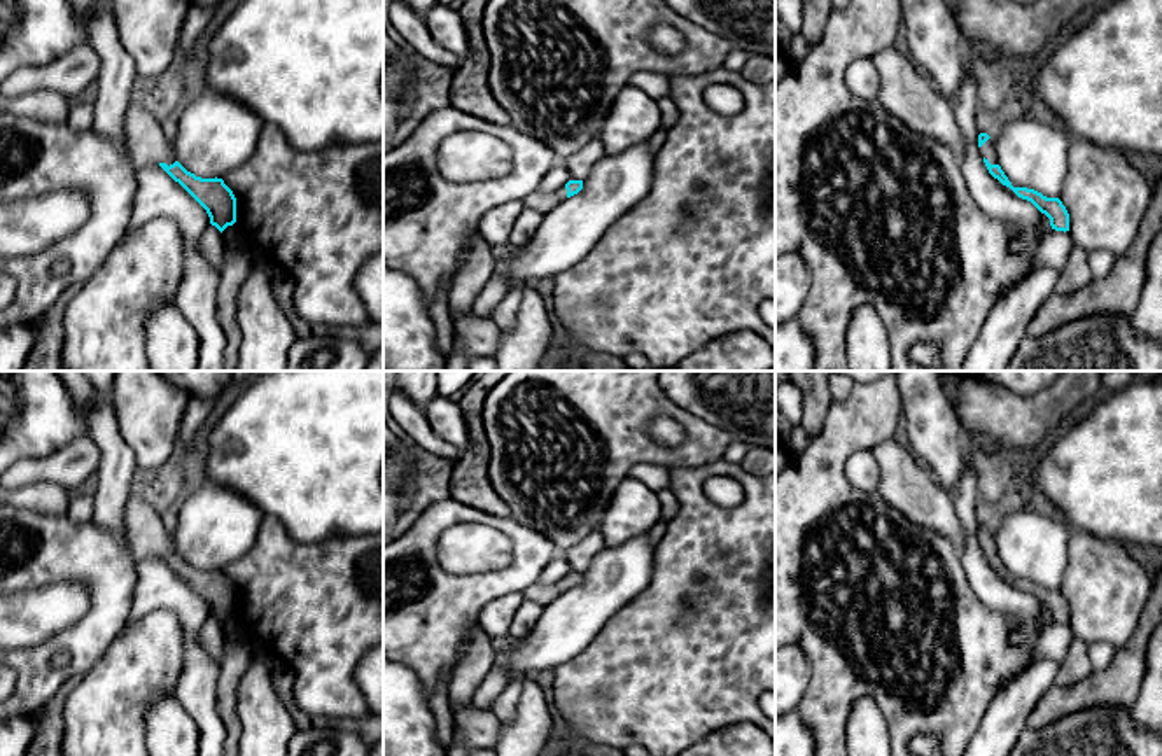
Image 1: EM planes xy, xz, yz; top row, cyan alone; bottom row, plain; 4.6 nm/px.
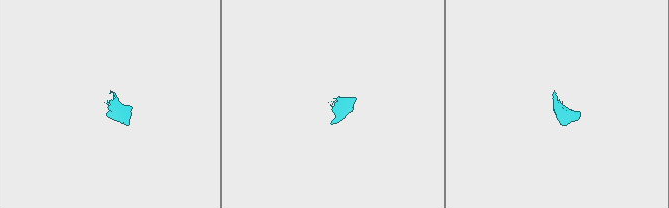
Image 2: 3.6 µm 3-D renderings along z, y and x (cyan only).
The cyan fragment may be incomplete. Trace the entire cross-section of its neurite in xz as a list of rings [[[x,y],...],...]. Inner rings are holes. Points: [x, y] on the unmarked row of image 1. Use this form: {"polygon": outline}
{"polygon": [[[569,572],[556,584],[537,584],[534,590],[523,593],[523,598],[544,607],[550,602],[553,602],[556,597],[560,597],[565,590],[578,586],[581,581],[583,581],[583,572]]]}

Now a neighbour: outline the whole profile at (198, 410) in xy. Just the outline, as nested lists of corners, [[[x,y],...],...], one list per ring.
[[[191,397],[180,424],[180,438],[186,443],[189,444],[192,443],[196,432],[208,418],[212,408],[214,408],[214,399]]]

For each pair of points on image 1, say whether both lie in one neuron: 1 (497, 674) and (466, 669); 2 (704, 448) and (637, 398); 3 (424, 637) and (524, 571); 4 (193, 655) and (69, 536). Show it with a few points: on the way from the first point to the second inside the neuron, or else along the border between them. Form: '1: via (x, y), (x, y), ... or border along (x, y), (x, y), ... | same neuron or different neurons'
1: border along (494, 665), (476, 688), (471, 702) | different neurons
2: via (693, 429), (678, 413), (657, 403) | same neuron
3: via (448, 613), (471, 592), (499, 583) | same neuron
4: border along (139, 562), (132, 606), (125, 625) | different neurons

